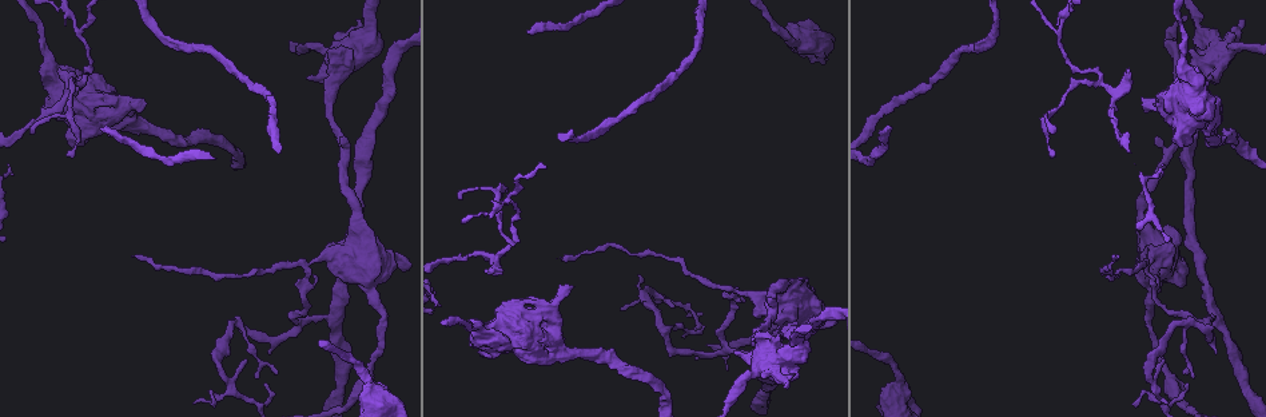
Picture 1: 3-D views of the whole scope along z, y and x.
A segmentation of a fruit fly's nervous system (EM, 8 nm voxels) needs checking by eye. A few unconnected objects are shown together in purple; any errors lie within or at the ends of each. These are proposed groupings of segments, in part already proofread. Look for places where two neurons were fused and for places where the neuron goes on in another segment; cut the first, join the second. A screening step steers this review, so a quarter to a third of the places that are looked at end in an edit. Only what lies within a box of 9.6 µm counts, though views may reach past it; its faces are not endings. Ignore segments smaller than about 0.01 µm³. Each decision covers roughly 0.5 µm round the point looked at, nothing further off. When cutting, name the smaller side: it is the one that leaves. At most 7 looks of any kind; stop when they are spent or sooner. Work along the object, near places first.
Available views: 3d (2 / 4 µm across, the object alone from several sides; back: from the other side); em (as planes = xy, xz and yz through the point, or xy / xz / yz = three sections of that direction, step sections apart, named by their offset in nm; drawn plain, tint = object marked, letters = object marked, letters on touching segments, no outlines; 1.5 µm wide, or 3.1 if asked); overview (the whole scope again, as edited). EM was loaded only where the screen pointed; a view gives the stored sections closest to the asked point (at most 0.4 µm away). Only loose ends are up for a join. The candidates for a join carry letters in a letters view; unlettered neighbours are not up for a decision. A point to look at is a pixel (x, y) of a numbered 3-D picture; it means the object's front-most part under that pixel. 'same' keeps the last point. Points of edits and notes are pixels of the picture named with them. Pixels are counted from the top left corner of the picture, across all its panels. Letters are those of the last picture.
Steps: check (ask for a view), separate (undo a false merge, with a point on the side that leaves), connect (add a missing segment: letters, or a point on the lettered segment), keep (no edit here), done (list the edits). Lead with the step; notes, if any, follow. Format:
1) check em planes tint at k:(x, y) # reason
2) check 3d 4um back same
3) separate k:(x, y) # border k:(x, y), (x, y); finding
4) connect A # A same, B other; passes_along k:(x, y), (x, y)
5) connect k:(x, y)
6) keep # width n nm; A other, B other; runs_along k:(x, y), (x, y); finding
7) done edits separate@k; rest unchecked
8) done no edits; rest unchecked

check em planes plain at 1:(1140, 99) # an open end

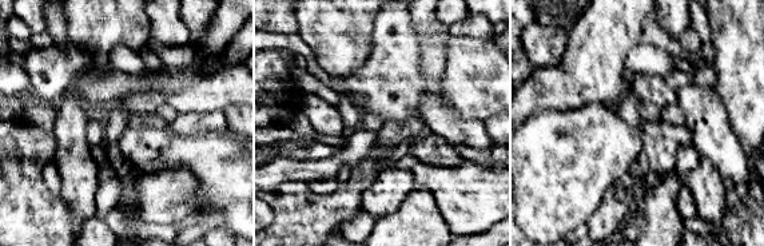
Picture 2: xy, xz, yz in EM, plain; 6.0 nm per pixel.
check em planes letters same

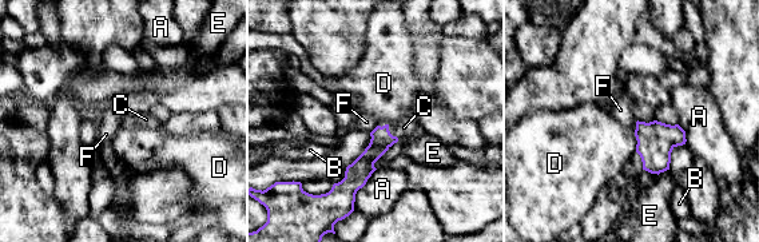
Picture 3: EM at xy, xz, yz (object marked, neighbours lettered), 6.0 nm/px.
connect C # A other, B other, C same, D other, E other, F other; it goes on there

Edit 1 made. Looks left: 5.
check overview

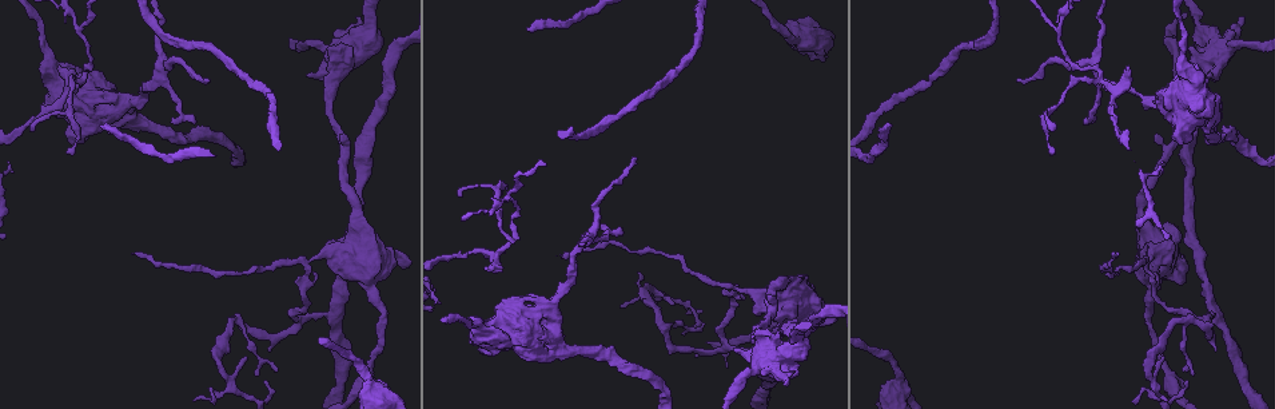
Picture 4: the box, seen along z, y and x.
check 3d 4um back at 4:(340, 138) # an open end

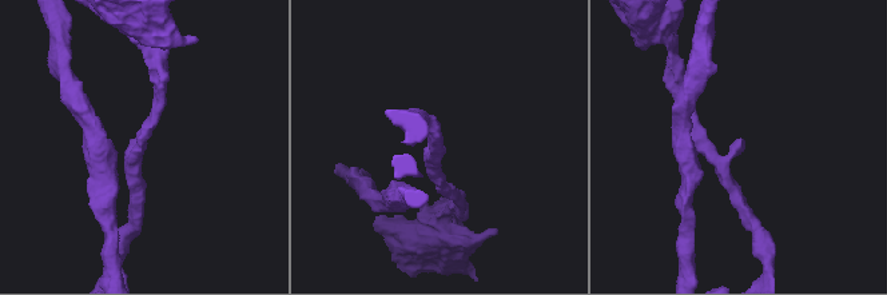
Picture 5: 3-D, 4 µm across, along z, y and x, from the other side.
check em xz step 8 tint at 5:(741, 141) # now the EM

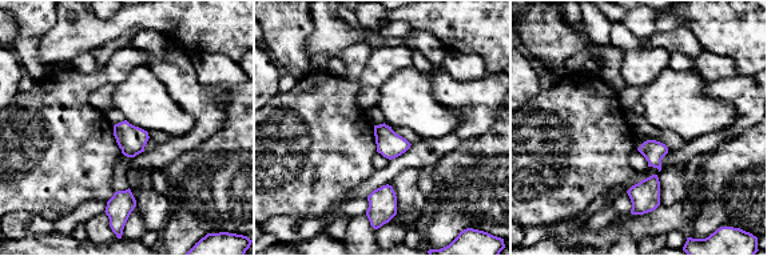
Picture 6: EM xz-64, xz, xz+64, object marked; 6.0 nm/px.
check em planes letters same

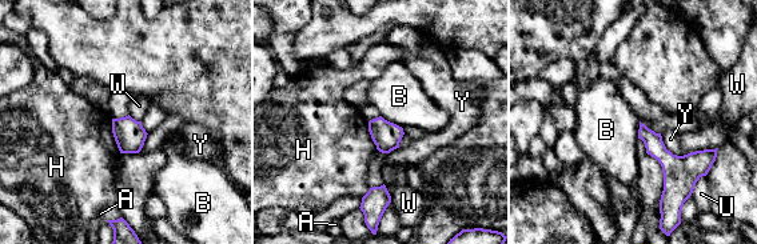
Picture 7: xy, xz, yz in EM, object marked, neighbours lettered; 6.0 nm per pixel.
keep # longest_contact H 220 nm; A other, B other, H other, U other, W other, Y other; none of them fits

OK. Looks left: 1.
done edits connect@3; rest unchecked

